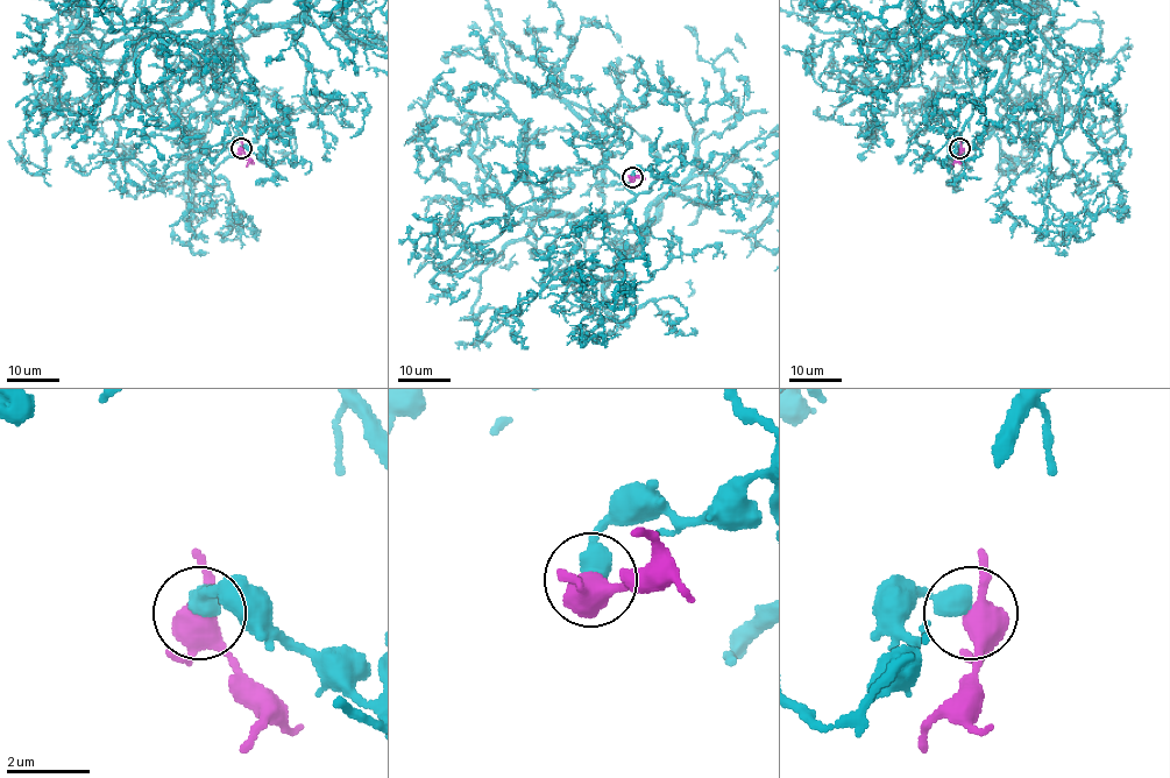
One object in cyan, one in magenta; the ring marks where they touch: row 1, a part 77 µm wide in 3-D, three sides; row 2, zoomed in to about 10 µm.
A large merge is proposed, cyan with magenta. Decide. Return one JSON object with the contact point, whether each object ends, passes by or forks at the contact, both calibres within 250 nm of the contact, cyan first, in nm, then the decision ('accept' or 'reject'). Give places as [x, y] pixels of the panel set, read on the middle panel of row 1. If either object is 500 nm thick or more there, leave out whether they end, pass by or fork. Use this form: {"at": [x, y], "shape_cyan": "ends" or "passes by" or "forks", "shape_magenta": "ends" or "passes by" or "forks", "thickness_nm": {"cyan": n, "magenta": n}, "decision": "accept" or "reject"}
{"at": [632, 177], "thickness_nm": {"cyan": 550, "magenta": 400}, "decision": "reject"}

